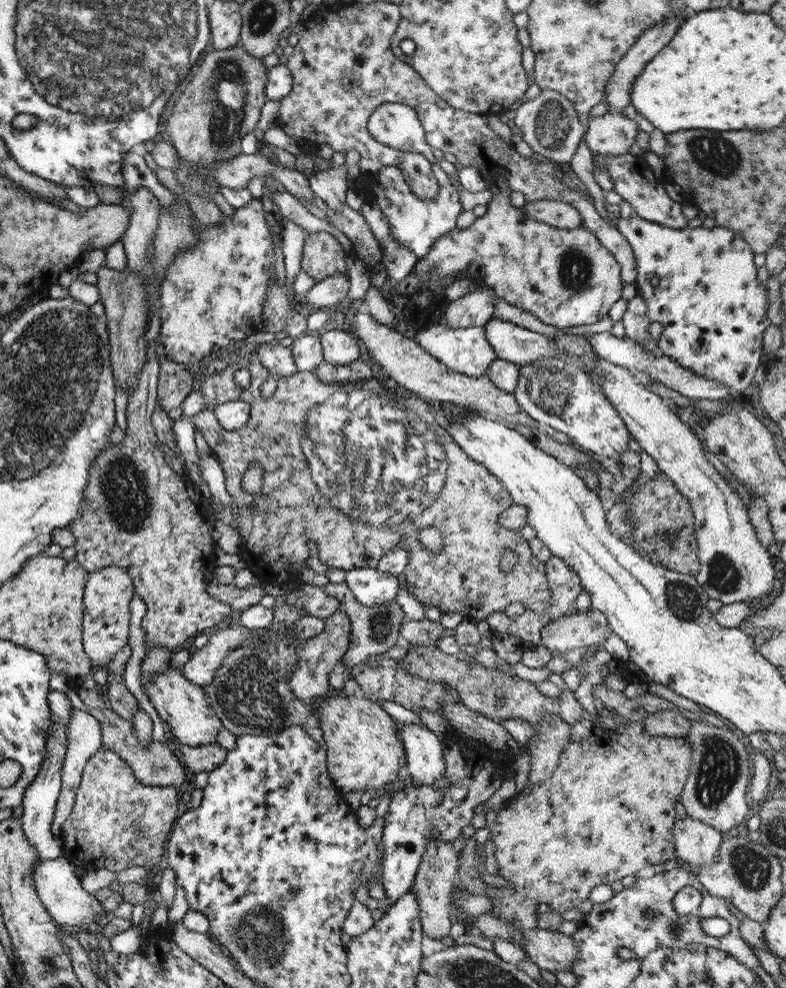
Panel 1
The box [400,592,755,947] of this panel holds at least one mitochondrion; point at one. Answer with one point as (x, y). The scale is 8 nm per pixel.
(717, 771)

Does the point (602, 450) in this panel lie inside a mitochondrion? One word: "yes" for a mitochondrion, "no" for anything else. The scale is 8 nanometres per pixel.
no

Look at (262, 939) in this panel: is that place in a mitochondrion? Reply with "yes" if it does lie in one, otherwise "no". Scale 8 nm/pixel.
yes

